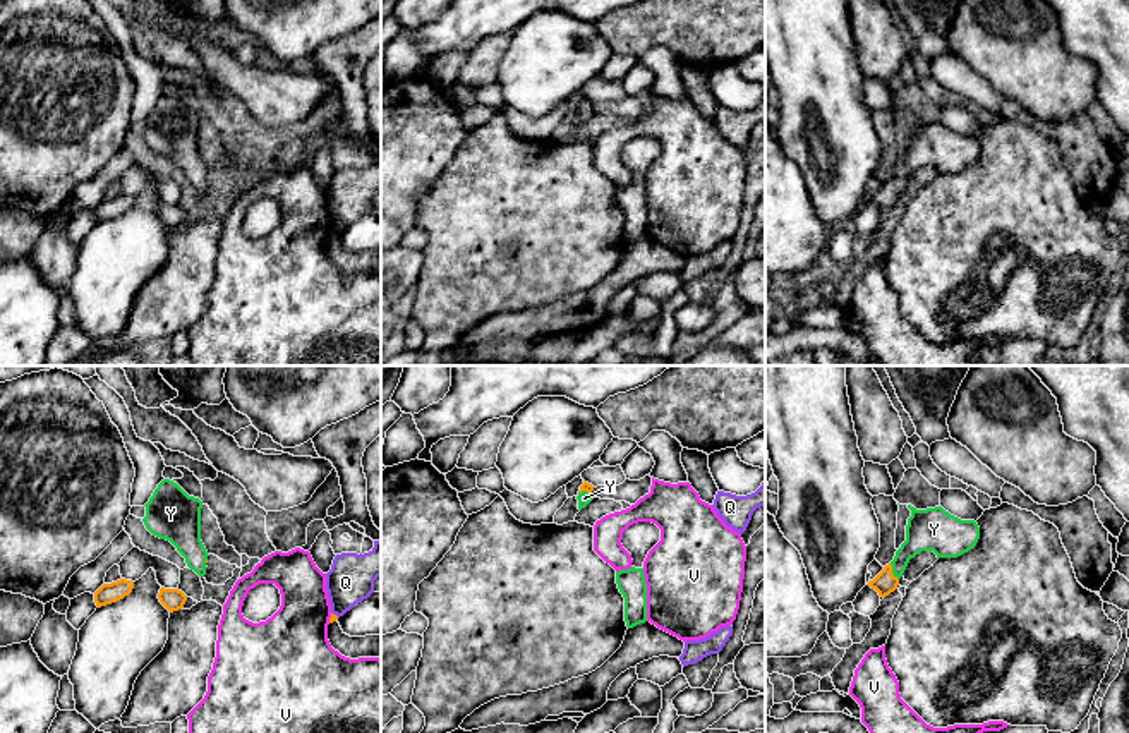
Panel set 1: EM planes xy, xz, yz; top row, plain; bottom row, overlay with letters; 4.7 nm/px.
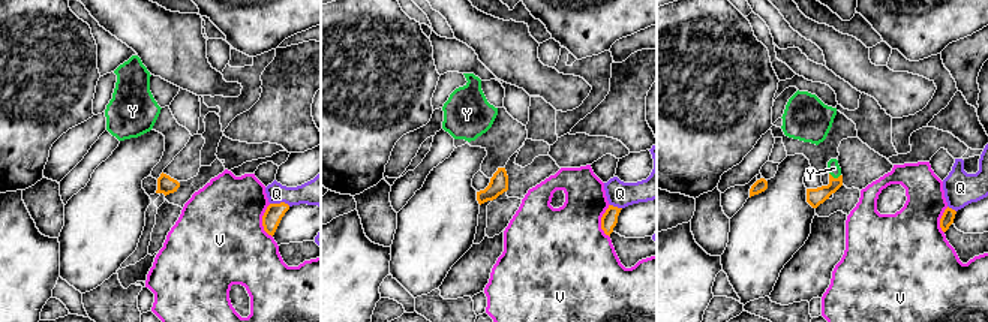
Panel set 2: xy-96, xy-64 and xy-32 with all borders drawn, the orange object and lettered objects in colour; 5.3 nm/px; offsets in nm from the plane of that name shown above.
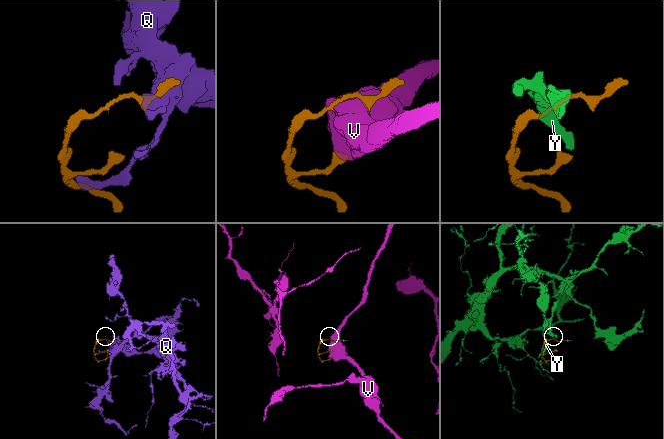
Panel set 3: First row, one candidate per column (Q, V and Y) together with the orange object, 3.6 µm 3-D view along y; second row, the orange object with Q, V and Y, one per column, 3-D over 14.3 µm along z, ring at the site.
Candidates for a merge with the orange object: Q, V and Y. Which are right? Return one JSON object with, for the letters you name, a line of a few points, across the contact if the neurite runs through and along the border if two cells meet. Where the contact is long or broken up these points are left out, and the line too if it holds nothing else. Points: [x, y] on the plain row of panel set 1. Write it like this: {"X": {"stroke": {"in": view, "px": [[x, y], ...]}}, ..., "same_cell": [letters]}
{"Y": {"stroke": {"in": "yz", "px": [[884, 198], [891, 187], [925, 146]]}}, "same_cell": ["Y"]}

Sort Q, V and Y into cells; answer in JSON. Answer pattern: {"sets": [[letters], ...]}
{"sets": [["Q"], ["V"], ["Y"]]}

